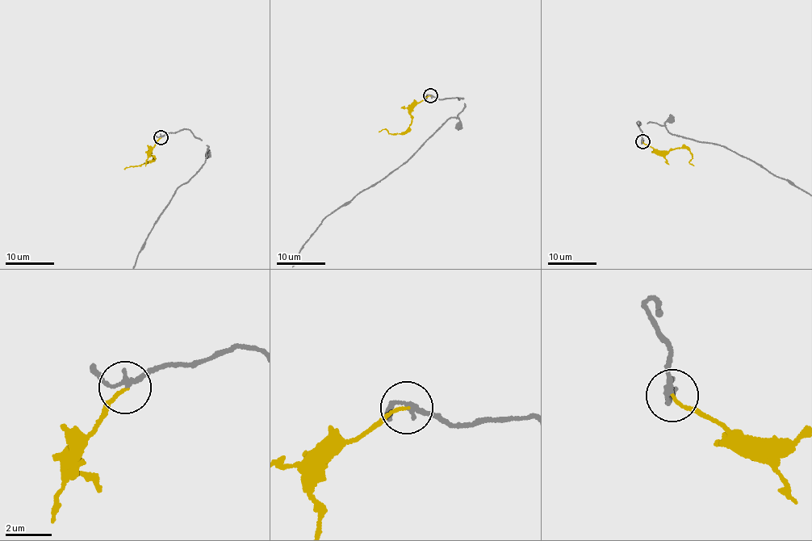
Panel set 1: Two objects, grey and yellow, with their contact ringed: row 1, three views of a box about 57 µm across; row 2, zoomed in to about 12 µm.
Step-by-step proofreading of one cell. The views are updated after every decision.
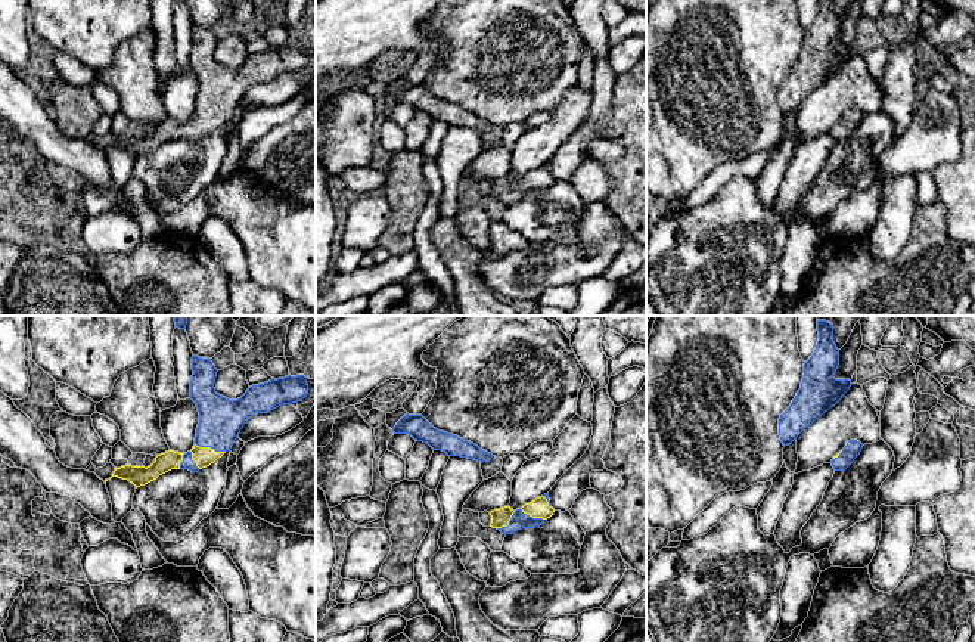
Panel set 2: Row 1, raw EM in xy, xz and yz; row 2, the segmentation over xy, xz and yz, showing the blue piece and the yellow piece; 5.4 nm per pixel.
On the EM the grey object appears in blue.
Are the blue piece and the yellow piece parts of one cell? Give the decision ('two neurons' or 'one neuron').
one neuron

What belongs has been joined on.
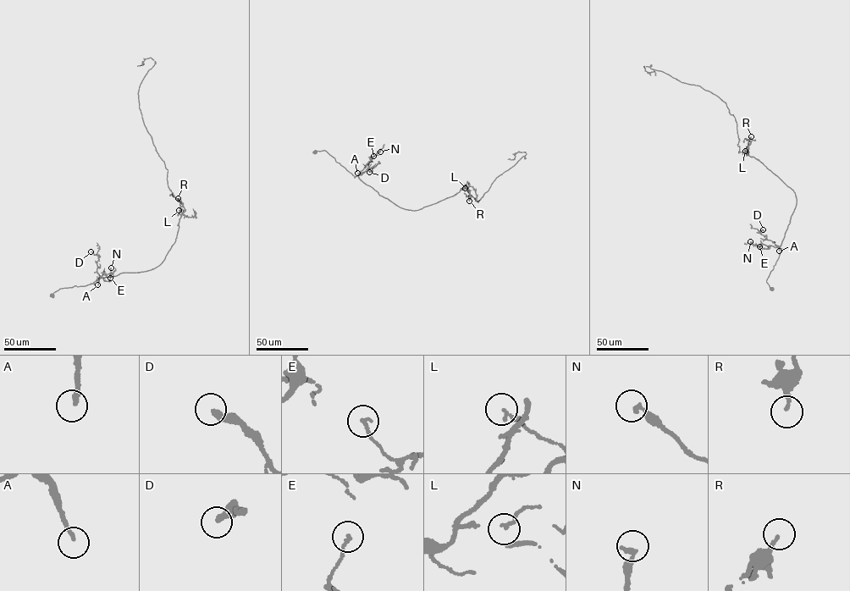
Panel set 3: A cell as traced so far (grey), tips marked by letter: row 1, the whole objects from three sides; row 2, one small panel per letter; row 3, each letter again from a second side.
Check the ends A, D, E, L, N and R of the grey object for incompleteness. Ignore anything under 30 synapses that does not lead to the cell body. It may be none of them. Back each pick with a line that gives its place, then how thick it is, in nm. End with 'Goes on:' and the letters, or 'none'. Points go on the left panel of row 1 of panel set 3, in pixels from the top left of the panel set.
Goes on: none

